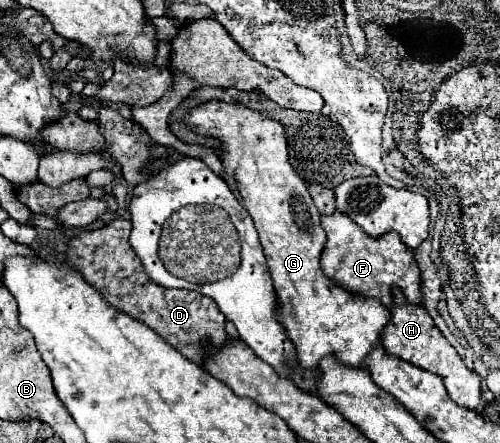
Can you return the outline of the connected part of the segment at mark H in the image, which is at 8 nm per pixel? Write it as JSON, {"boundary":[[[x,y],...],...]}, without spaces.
{"boundary":[[[394,288],[392,296],[394,296],[394,304],[390,308],[390,322],[388,322],[388,326],[384,326],[384,330],[380,334],[380,342],[386,348],[386,352],[402,358],[414,366],[420,366],[428,372],[438,374],[444,380],[444,386],[446,386],[450,398],[456,404],[474,410],[480,402],[480,376],[464,366],[460,354],[448,344],[448,340],[436,328],[434,320],[430,318],[430,314],[426,312],[424,306],[410,304],[404,298],[400,288]]]}

